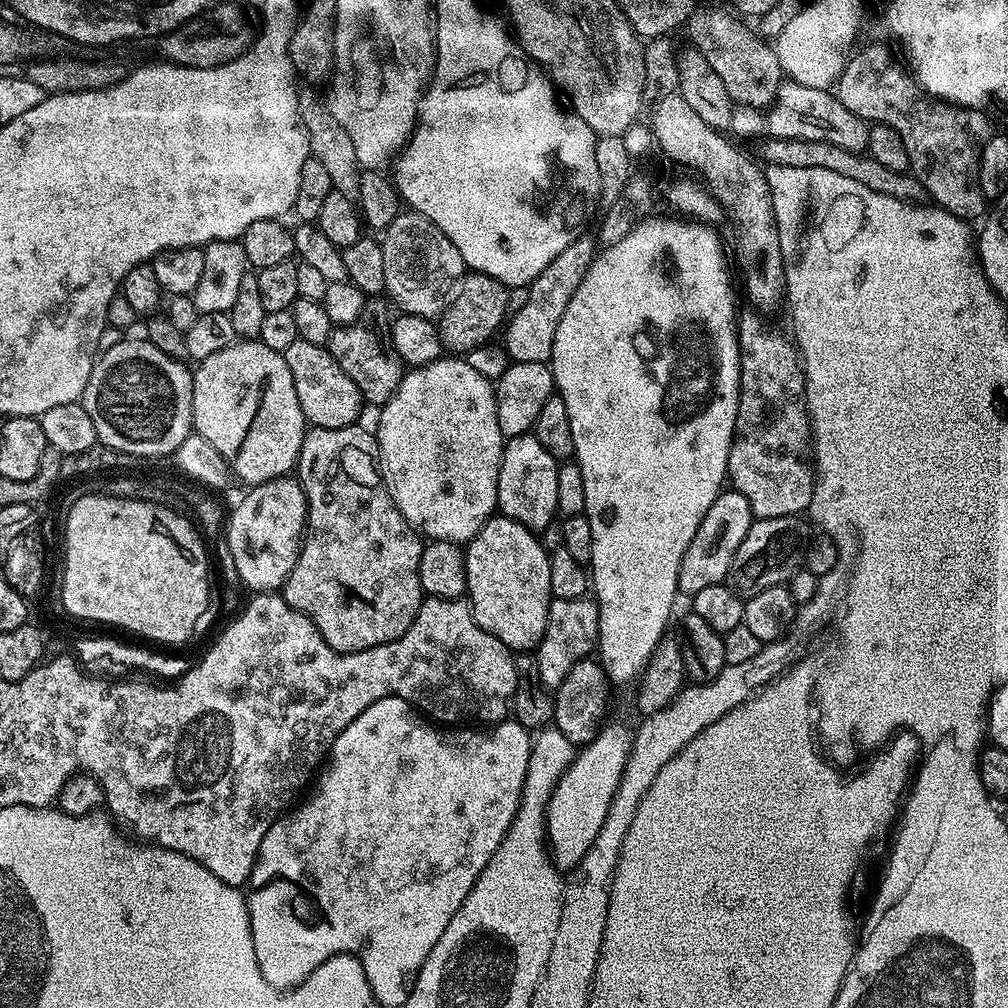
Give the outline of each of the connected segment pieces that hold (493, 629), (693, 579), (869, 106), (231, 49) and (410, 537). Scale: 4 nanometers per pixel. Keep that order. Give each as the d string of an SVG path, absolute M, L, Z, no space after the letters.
M493 514L482 526L482 530L478 530L476 537L468 541L464 548L468 583L466 600L472 609L474 622L478 622L482 630L494 634L494 638L501 640L513 653L531 653L539 648L540 640L544 637L550 606L554 599L550 590L549 555L537 533L514 522L508 516L499 514Z
M734 490L721 491L720 497L706 510L706 518L698 526L694 538L690 538L690 546L686 546L686 554L682 554L682 562L678 570L678 589L685 597L691 598L698 590L706 590L706 586L723 584L728 580L728 572L732 568L732 559L753 522L750 502L742 498Z
M868 44L860 53L858 52L849 56L848 64L842 70L840 79L834 85L834 94L842 102L842 106L846 106L846 110L850 110L850 114L858 114L858 118L867 120L872 124L885 124L894 130L898 130L898 134L902 134L902 143L906 145L909 169L912 175L918 178L918 182L922 182L922 186L928 191L928 200L935 207L945 208L947 212L954 214L957 220L972 222L975 221L975 216L977 218L983 217L986 212L986 201L980 189L980 183L978 182L978 166L980 165L982 150L986 146L986 142L994 135L994 128L992 128L991 122L988 121L990 119L989 113L979 108L961 108L959 104L949 104L948 101L937 98L924 98L926 100L920 100L920 96L922 97L922 88L917 83L915 75L905 65L904 69L902 65L896 64L891 50L884 44Z
M221 2L209 12L203 12L201 16L169 32L167 36L159 37L158 44L165 55L163 57L184 68L213 68L238 58L252 45L254 39L253 25L252 28L248 25L249 13L241 8L236 4Z
M309 427L303 433L300 441L300 455L297 457L294 467L295 475L298 477L306 494L308 522L300 546L300 557L296 559L294 570L290 570L288 581L285 582L282 589L282 595L284 601L291 608L298 610L302 614L306 614L310 618L310 622L314 622L314 626L322 634L322 638L326 638L326 642L335 652L365 652L371 648L377 648L383 644L394 642L402 634L406 634L410 622L414 622L414 618L418 614L421 600L425 599L425 594L420 585L420 579L418 578L418 562L422 562L422 550L424 549L425 541L422 539L420 533L416 529L411 528L406 522L406 518L402 518L398 506L392 500L392 495L389 494L388 489L384 486L383 480L380 478L380 469L378 467L380 448L376 445L375 435L369 429L367 432L366 429L360 427Z

